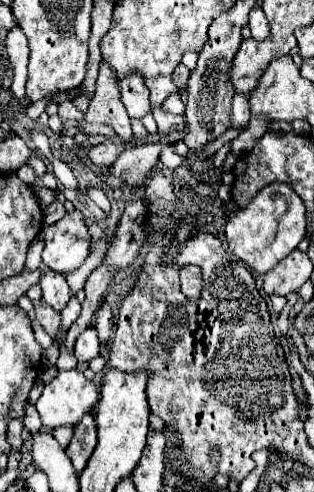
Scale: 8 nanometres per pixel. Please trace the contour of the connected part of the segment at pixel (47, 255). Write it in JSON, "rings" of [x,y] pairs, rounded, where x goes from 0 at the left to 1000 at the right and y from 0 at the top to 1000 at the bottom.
{"rings":[[[255,427],[217,431],[197,447],[134,467],[146,500],[134,533],[178,553],[229,553],[255,545],[287,512],[293,480]]]}

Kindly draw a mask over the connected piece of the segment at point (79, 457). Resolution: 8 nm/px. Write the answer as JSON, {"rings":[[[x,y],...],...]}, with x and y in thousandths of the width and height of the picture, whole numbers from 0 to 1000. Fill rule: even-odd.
{"rings":[[[268,841],[261,854],[236,866],[236,886],[210,907],[210,923],[229,935],[242,963],[261,963],[299,911],[306,911],[306,858],[293,841]]]}

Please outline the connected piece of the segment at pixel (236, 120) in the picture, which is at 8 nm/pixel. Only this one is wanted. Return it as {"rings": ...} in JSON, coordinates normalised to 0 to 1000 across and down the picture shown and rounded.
{"rings":[[[752,191],[739,207],[739,260],[777,260],[796,244],[796,207],[783,191]]]}

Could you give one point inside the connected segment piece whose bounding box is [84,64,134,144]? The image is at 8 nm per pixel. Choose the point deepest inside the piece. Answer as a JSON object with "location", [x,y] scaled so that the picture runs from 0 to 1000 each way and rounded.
{"location":[338,215]}

